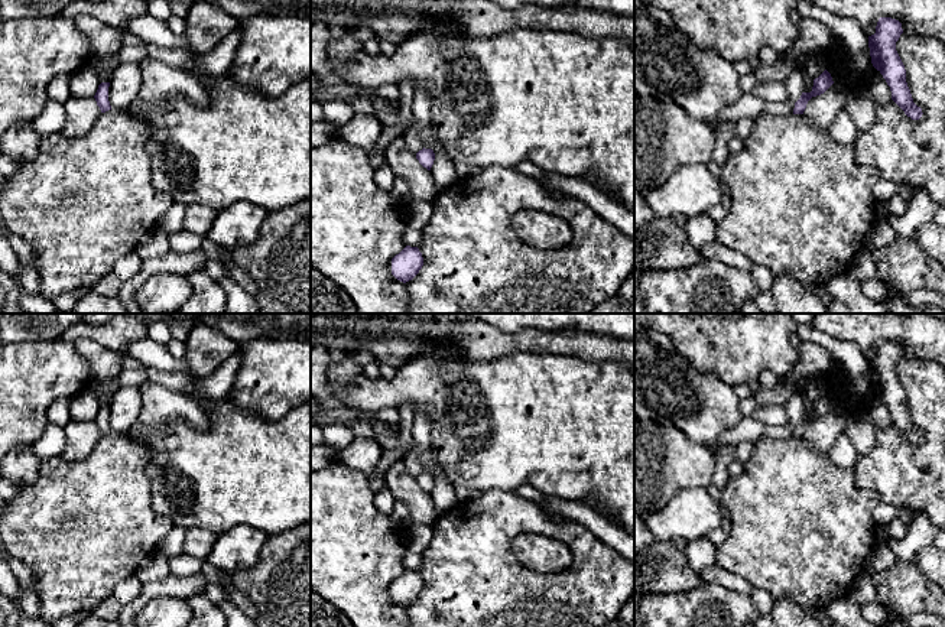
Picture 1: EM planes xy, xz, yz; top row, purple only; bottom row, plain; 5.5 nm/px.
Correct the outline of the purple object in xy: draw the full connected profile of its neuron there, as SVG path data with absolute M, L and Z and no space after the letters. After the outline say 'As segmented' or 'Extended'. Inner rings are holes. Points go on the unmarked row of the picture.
M101 406L98 409L95 419L94 419L97 429L100 431L101 436L111 433L111 429L108 425L108 410L110 410L110 406Z. As segmented

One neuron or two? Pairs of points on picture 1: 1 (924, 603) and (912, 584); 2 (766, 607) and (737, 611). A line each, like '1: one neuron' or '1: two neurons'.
1: one neuron
2: two neurons

